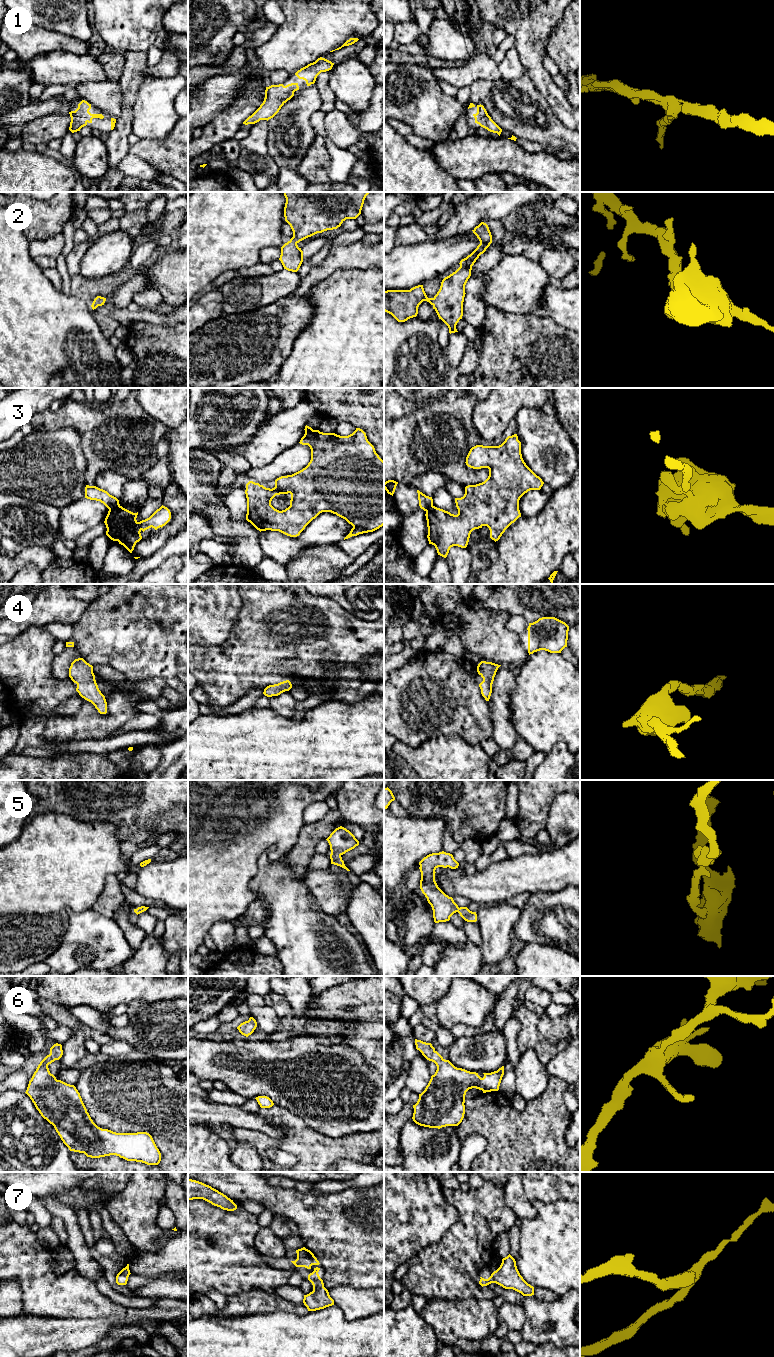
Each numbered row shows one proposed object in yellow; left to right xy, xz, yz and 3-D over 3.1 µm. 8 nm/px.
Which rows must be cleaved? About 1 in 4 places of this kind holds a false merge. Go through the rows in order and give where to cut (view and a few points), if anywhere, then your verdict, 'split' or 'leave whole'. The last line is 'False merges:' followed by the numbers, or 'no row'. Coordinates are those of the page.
1: no cut; leave whole
2: no cut; leave whole
3: cut in xy along (119, 505), (109, 510); split
4: no cut; leave whole
5: no cut; leave whole
6: no cut; leave whole
7: no cut; leave whole
False merges: 3

